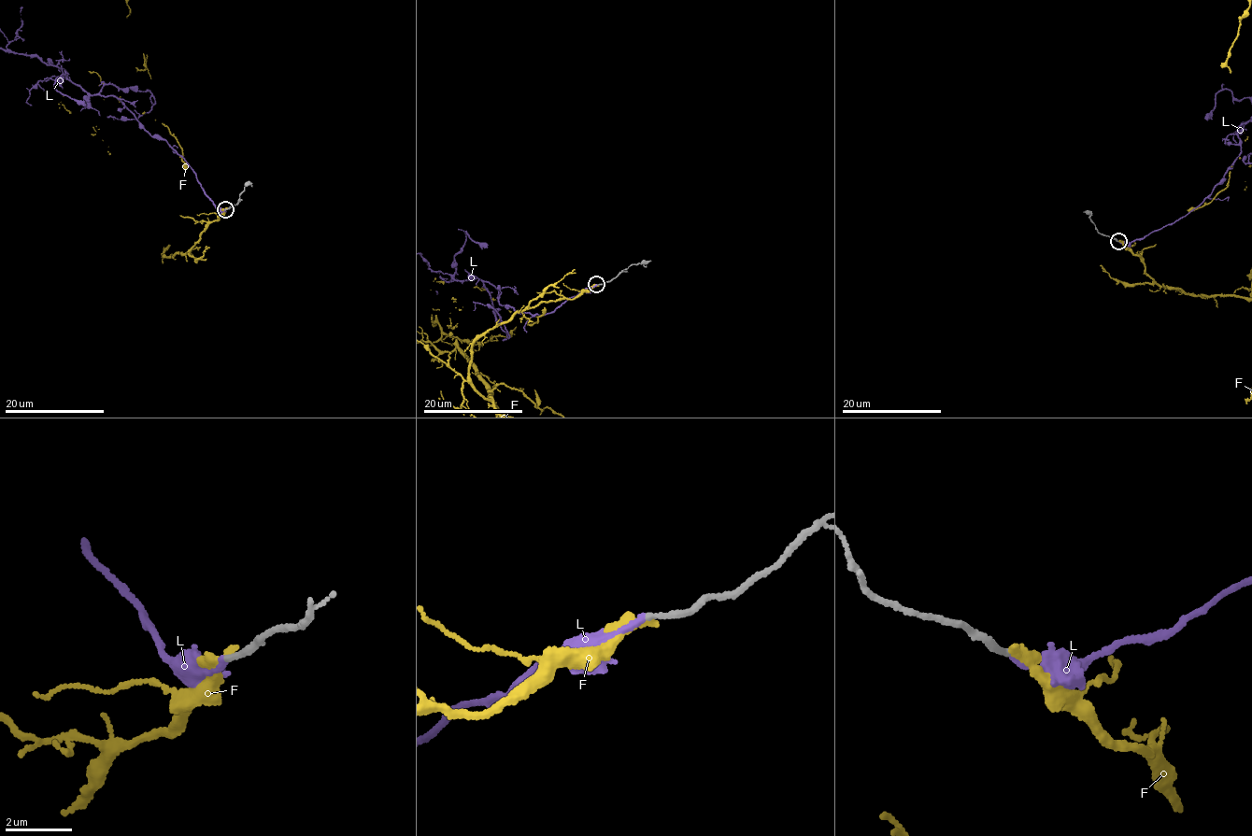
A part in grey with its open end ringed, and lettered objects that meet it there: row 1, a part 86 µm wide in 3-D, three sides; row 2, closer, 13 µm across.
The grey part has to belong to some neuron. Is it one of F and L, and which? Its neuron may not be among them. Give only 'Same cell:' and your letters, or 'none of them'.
Same cell: L

